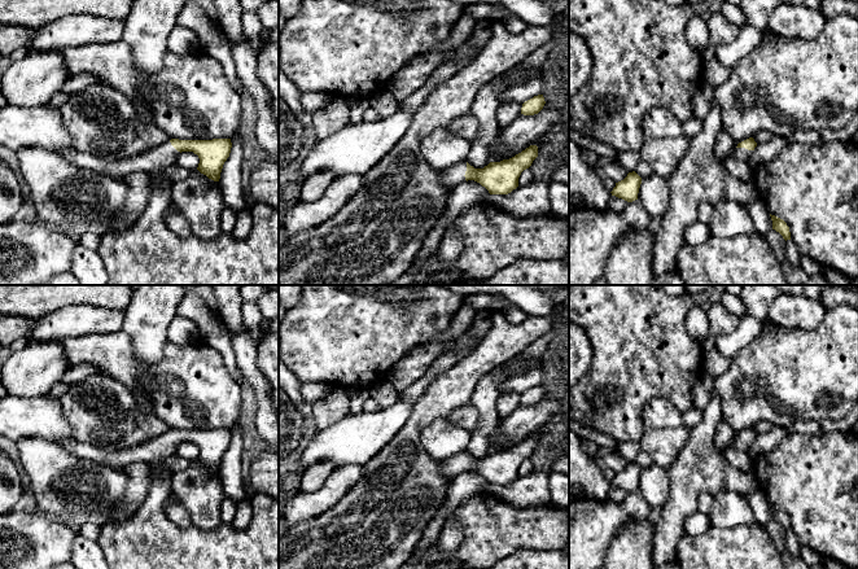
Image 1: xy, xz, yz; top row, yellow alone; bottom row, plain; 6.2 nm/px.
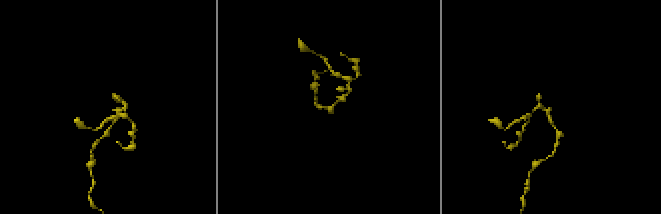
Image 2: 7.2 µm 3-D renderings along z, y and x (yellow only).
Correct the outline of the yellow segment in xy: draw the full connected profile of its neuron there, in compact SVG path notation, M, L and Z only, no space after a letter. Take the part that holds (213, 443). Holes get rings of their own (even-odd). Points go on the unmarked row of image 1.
M171 429L166 434L154 435L139 445L122 451L110 452L87 442L70 441L58 443L75 456L101 463L106 467L123 468L131 463L166 461L175 455L181 442L193 442L198 446L197 460L214 472L219 472L224 452L232 438L231 429L179 430Z

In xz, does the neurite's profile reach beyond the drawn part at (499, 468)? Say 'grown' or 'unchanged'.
grown

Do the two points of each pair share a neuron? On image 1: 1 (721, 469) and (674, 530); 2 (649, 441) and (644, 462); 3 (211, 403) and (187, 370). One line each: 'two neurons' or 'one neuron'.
1: one neuron
2: two neurons
3: one neuron

